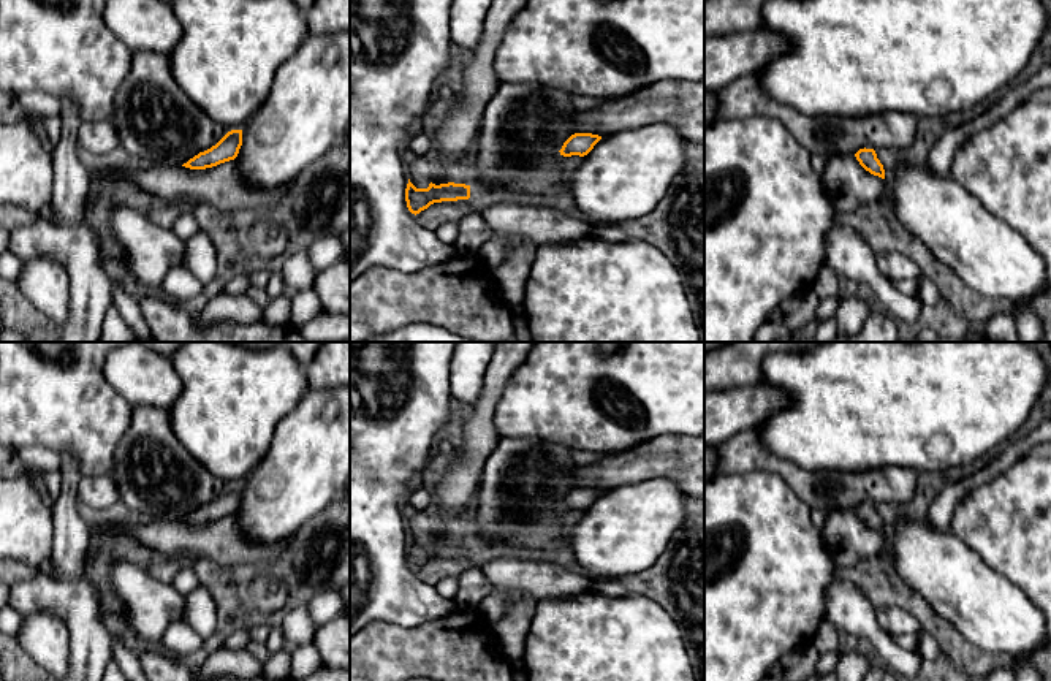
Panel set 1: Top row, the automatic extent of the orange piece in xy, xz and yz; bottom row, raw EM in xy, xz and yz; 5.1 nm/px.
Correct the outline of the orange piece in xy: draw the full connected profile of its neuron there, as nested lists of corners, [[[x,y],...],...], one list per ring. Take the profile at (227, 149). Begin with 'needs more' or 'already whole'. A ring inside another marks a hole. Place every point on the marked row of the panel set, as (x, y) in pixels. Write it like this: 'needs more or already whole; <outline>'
already whole; [[[242,130],[228,131],[215,146],[199,152],[182,166],[190,169],[206,169],[234,160],[242,146]]]

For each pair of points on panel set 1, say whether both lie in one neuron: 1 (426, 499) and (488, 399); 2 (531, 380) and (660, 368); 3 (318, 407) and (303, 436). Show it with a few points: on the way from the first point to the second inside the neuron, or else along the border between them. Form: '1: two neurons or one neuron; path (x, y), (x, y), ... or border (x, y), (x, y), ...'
1: two neurons; border (432, 493), (436, 501)
2: one neuron; path (562, 380), (588, 380), (600, 372), (629, 372)
3: one neuron; path (318, 414), (318, 420), (309, 429)

